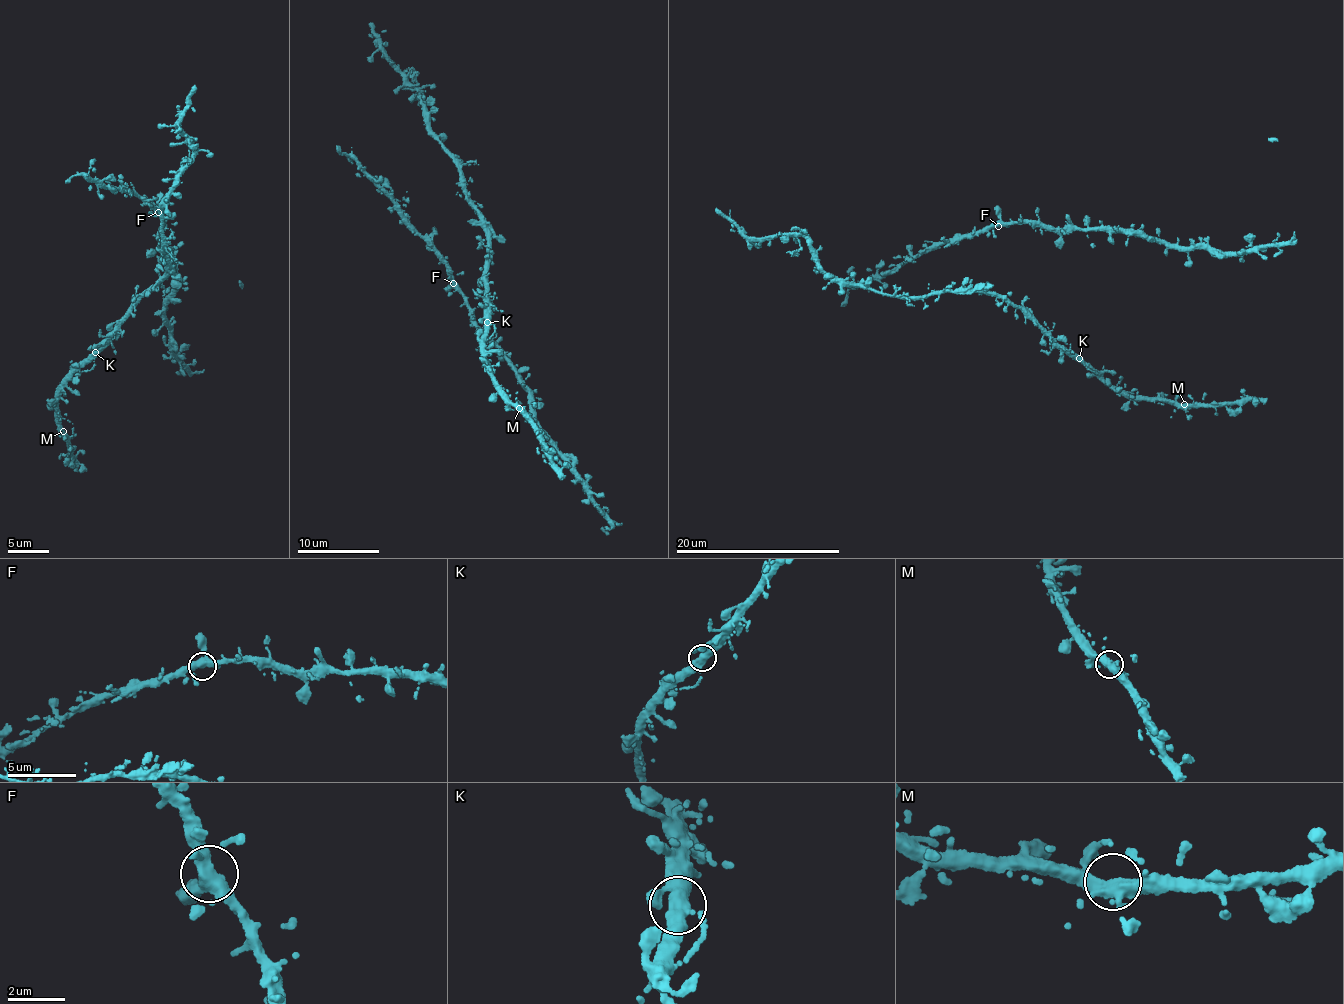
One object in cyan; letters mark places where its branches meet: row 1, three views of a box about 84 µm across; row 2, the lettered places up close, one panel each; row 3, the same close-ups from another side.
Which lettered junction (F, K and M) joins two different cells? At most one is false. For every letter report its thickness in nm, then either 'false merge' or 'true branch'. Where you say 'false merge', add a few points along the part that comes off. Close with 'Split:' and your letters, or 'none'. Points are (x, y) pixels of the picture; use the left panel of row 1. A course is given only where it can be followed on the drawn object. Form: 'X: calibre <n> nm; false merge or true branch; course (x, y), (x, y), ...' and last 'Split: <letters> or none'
F: calibre 380 nm; true branch
K: calibre 380 nm; true branch
M: calibre 360 nm; true branch
Split: none

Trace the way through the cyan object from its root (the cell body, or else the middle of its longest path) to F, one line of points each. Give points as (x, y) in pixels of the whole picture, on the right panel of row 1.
F: (946, 246), (957, 239), (998, 226)

